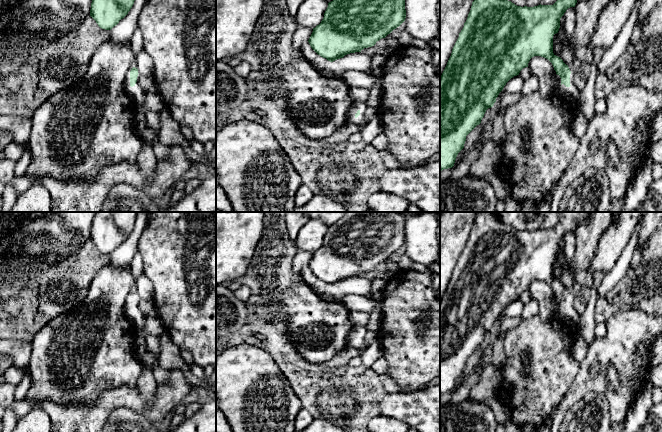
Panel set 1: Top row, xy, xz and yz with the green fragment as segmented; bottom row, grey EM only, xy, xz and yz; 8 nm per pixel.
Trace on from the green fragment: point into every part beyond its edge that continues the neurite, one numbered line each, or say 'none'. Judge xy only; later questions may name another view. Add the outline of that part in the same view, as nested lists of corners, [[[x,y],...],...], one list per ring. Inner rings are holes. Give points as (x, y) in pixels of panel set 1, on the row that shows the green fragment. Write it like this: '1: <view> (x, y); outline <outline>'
1: xy (136, 93); outline [[[136,60],[132,62],[132,64],[129,67],[129,70],[127,71],[126,78],[124,80],[124,89],[125,89],[126,94],[133,100],[134,106],[138,107],[145,100],[145,91],[138,83],[138,78],[140,74],[138,74],[136,84],[133,87],[130,86],[130,71],[133,67],[138,69]]]

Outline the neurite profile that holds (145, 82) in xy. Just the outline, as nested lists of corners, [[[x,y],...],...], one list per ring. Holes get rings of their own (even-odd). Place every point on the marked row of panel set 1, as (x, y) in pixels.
[[[140,75],[138,78],[138,83],[144,91],[147,91],[154,84],[154,81],[153,78]]]

